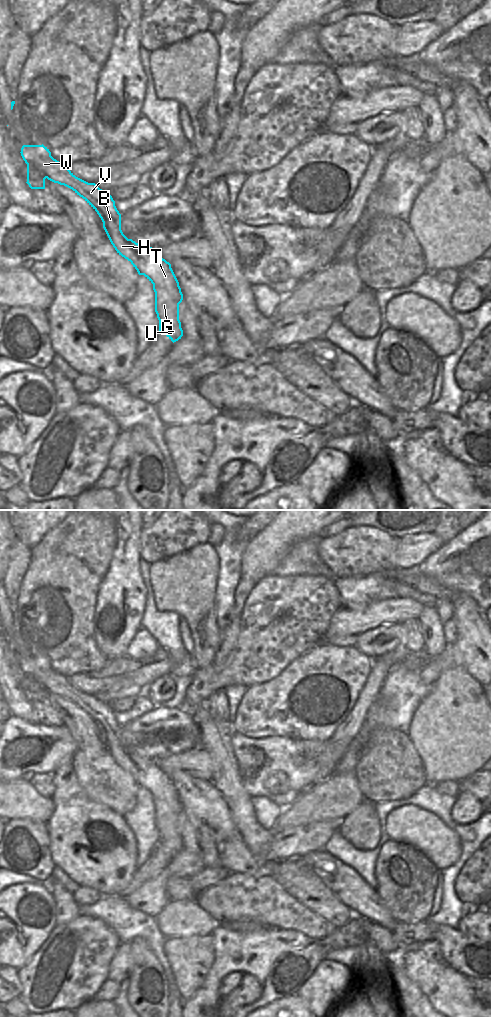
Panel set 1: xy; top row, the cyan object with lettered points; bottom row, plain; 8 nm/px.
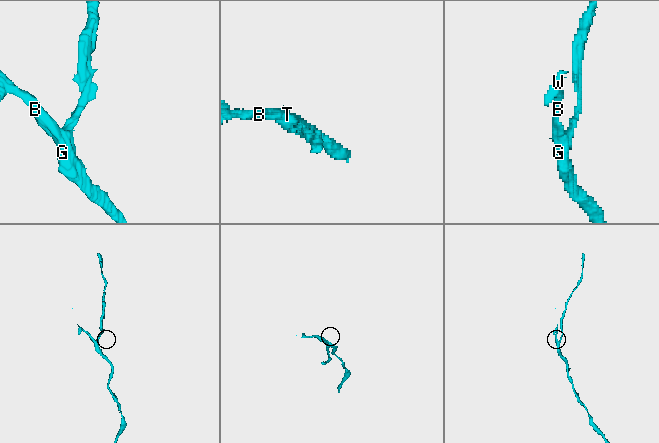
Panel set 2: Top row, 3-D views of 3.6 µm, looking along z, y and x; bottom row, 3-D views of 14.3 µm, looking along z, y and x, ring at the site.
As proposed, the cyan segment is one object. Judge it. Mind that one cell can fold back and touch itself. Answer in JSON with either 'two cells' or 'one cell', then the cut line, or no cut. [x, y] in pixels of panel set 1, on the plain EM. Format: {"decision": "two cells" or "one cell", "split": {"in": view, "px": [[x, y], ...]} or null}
{"decision": "one cell", "split": null}

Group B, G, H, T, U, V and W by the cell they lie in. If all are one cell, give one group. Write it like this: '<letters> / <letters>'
B G H T U V W

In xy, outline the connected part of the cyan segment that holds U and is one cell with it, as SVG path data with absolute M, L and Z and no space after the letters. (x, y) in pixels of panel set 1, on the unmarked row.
M43 656L23 657L20 665L27 676L26 695L31 701L45 701L47 690L72 701L97 724L117 765L153 796L159 843L173 855L181 851L183 842L179 832L179 816L183 806L171 776L160 769L154 760L128 751L121 742L121 726L112 708L95 695L76 689L66 677L54 671Z

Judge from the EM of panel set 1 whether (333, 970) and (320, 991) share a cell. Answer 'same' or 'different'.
same

